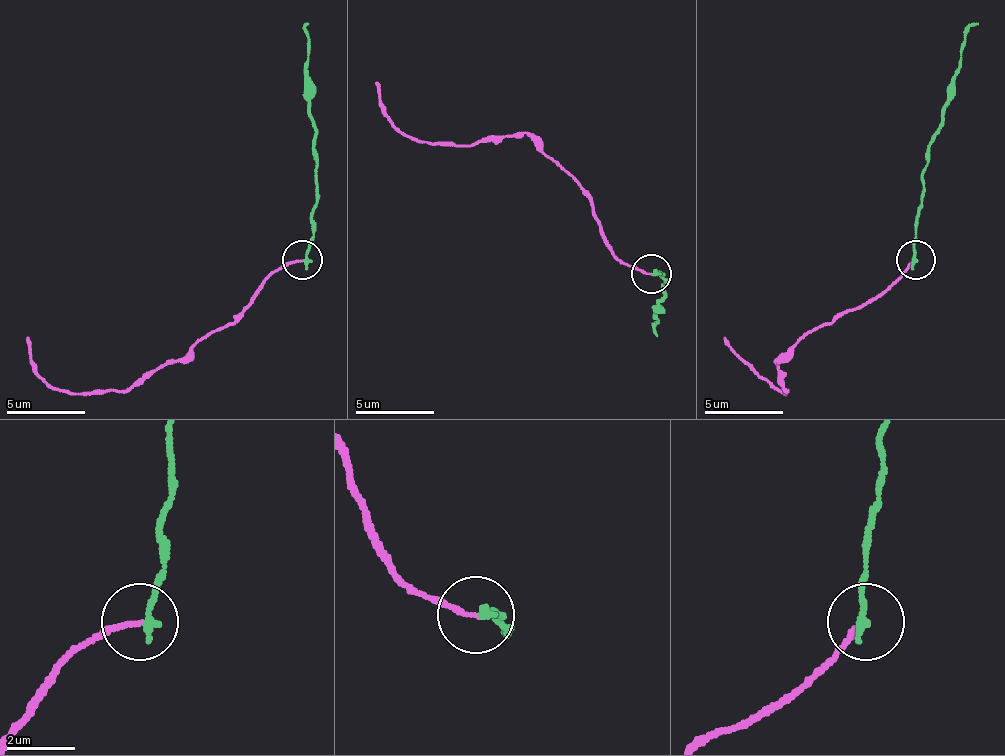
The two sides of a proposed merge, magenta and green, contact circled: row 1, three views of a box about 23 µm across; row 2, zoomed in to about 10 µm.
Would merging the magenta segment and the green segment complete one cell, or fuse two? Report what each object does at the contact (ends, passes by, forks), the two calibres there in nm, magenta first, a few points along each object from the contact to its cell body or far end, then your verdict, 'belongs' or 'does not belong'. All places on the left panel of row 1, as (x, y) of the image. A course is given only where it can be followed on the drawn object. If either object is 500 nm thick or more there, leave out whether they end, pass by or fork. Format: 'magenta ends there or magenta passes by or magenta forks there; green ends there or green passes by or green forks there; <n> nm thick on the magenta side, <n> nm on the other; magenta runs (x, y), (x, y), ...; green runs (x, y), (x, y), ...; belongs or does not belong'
magenta ends there; green ends there; 130 nm thick on the magenta side, 240 nm on the other; magenta runs (303, 261), (291, 261), (264, 280), (244, 312), (122, 391), (55, 391), (35, 371), (27, 335); green runs (303, 261), (315, 213), (315, 147), (307, 24); does not belong

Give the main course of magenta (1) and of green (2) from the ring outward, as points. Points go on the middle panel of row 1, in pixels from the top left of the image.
1: (652, 272), (613, 253), (593, 198), (526, 135), (487, 135), (471, 147), (416, 143), (384, 111), (376, 84)
2: (652, 272), (664, 276), (656, 335)

